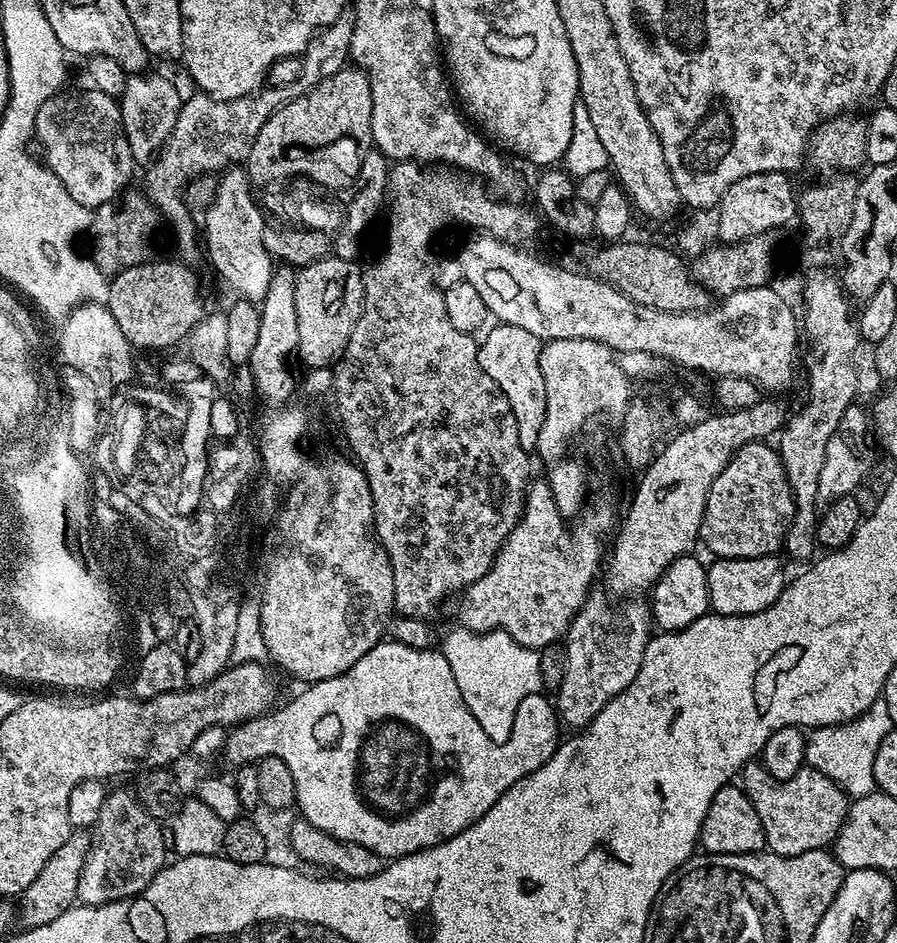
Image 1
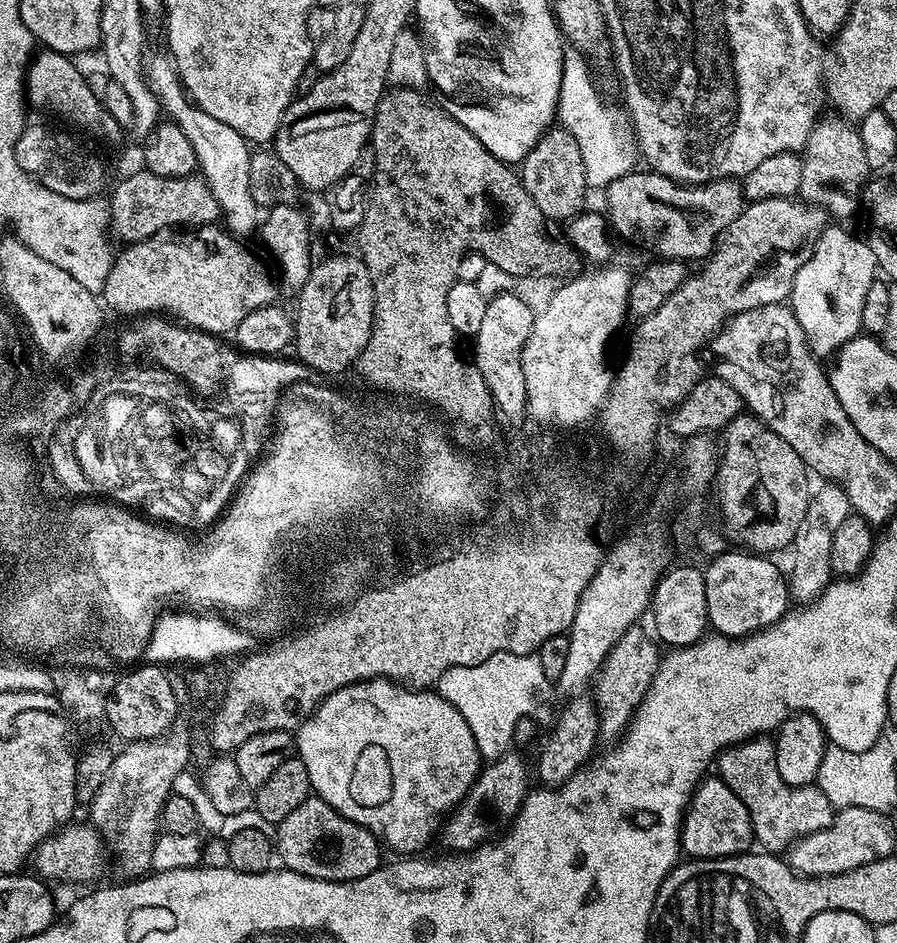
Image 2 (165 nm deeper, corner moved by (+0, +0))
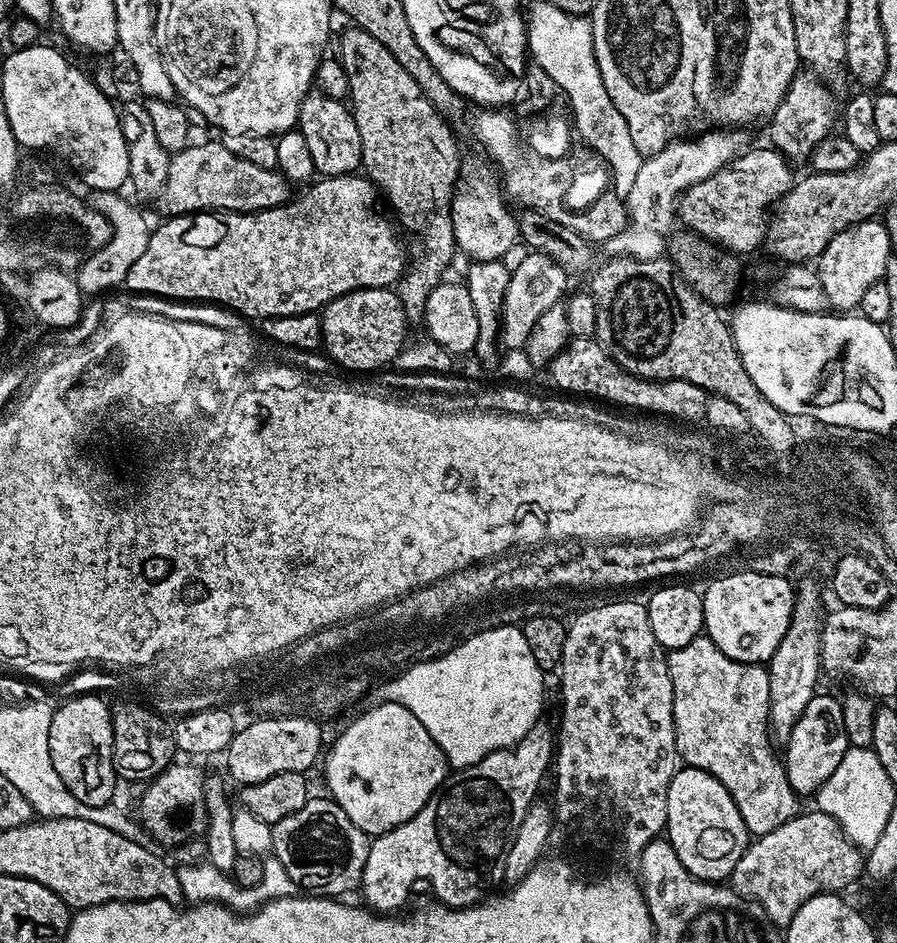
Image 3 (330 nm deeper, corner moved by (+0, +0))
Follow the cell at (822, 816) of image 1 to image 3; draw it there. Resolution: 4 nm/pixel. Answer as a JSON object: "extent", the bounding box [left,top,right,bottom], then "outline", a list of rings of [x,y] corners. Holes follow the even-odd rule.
{"extent":[666,634,798,837],"outline":[[[707,634],[696,636],[686,642],[686,646],[671,649],[666,657],[674,690],[672,713],[677,757],[689,768],[714,774],[714,778],[718,778],[718,782],[730,790],[730,798],[734,798],[734,806],[738,806],[738,814],[742,814],[742,822],[746,822],[753,837],[769,834],[782,826],[797,814],[798,797],[784,773],[781,757],[772,753],[774,744],[768,730],[770,678],[767,667],[764,664],[743,664],[734,658],[726,658],[726,654],[714,646]]]}

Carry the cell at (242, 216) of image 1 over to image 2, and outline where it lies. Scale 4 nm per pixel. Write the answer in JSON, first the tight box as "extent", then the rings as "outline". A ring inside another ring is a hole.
{"extent":[146,55,262,237],"outline":[[[167,55],[156,56],[147,61],[146,79],[150,90],[160,100],[160,107],[167,119],[180,127],[182,134],[190,138],[190,146],[194,146],[196,167],[199,175],[208,181],[210,190],[220,207],[223,227],[237,237],[244,237],[246,232],[255,233],[262,220],[261,205],[256,203],[250,186],[250,151],[249,141],[244,139],[234,126],[226,126],[226,122],[218,122],[210,114],[203,112],[192,103],[189,95],[180,83],[180,74],[176,65]]]}

